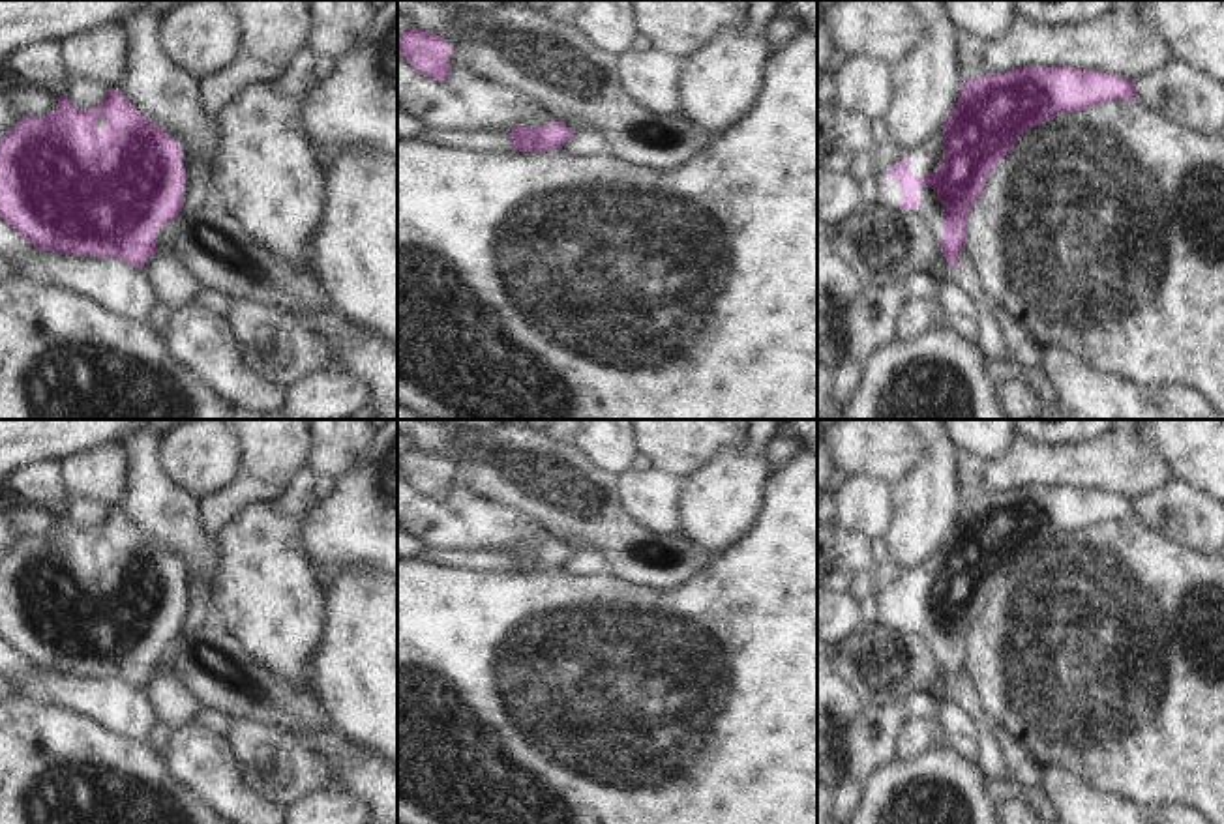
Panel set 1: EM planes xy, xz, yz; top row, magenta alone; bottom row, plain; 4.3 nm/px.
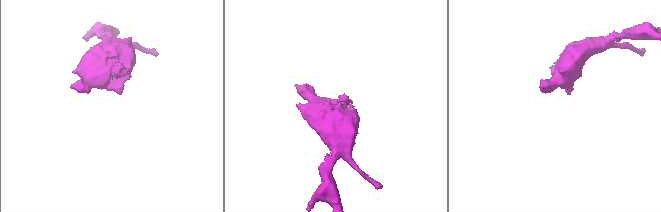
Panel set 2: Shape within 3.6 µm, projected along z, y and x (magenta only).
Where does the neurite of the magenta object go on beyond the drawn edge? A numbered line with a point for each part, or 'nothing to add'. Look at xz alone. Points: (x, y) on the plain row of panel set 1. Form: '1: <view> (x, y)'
nothing to add

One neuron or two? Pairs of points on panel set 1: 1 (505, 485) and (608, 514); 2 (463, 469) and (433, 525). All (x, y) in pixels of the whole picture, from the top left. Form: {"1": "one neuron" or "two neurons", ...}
{"1": "one neuron", "2": "two neurons"}

